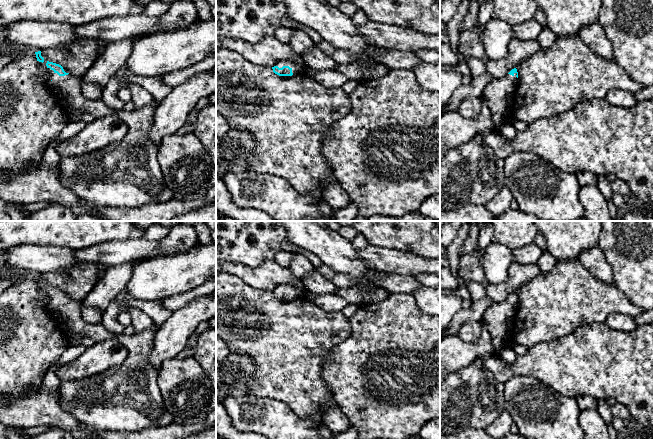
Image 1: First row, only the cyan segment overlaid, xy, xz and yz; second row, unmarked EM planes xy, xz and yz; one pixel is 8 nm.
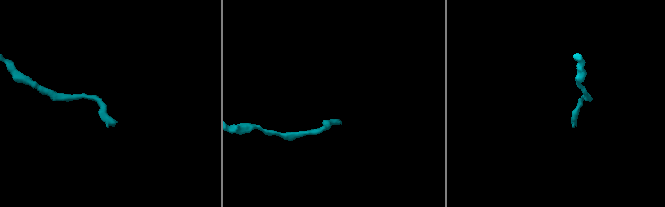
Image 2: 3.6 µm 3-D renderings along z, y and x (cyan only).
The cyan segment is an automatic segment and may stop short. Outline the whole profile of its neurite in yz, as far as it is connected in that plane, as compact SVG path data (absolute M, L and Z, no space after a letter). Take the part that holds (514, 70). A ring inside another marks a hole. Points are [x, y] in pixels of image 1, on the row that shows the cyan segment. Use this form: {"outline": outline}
{"outline": "M512 69L506 76L493 79L484 89L482 97L487 101L492 114L506 114L512 104L518 84L517 69Z"}

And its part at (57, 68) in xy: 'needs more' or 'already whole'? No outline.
needs more

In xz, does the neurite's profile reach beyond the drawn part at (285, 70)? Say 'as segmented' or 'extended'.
extended

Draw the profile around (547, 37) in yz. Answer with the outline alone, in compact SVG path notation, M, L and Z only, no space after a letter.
M547 26L543 27L542 33L538 36L537 41L541 49L550 47L558 39L558 36Z

